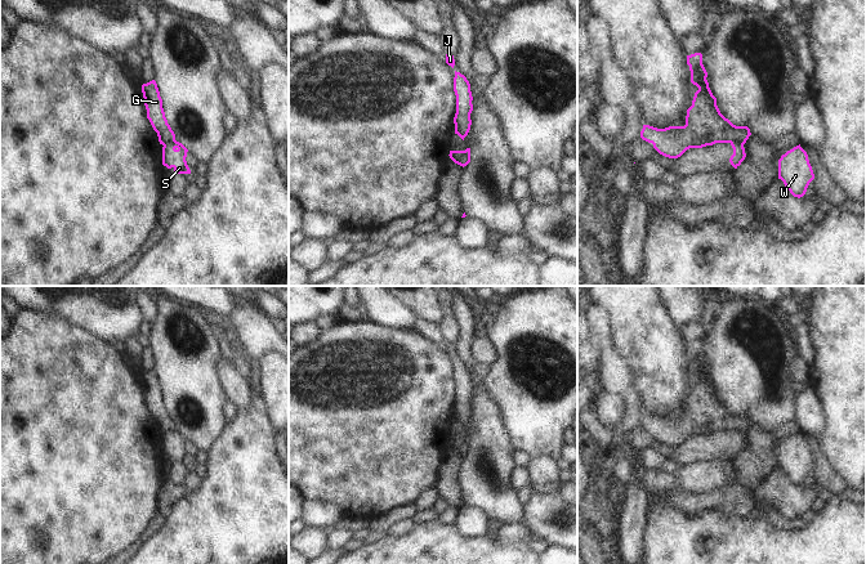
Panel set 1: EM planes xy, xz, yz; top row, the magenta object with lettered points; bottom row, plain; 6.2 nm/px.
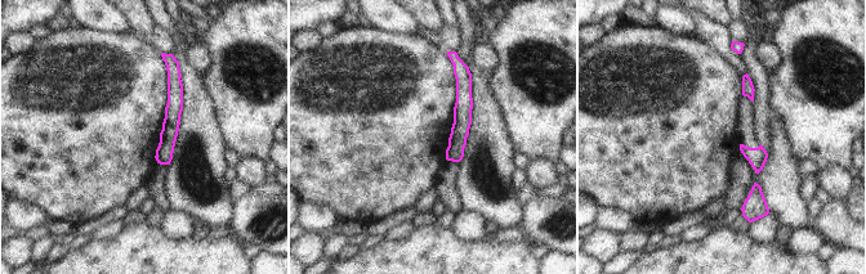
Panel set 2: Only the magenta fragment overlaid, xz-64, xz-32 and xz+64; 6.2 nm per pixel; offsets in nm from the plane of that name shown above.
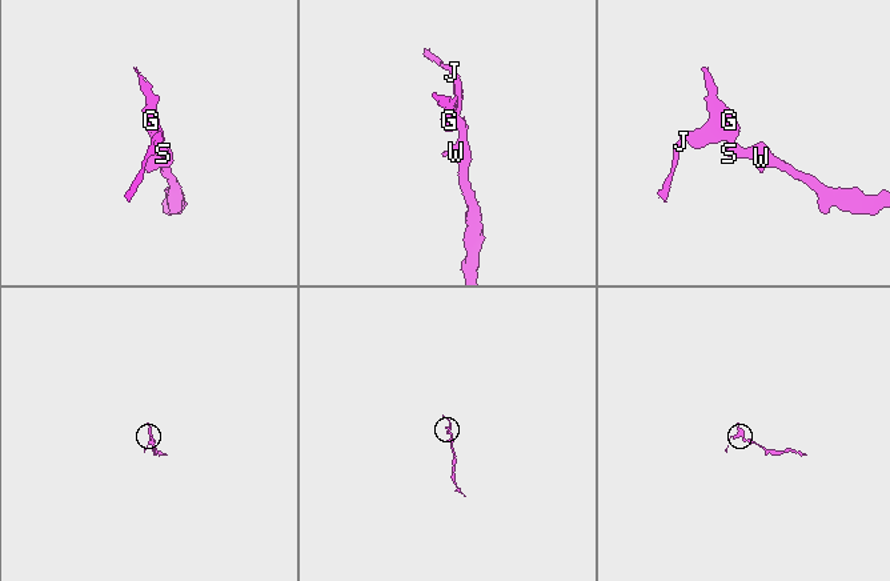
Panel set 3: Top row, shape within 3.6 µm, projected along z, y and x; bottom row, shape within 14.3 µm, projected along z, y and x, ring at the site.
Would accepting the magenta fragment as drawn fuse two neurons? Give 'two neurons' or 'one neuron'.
two neurons

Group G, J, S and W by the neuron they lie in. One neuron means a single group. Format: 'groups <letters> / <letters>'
groups G J / S W

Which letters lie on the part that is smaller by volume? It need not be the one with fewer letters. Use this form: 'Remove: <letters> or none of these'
Remove: G, J

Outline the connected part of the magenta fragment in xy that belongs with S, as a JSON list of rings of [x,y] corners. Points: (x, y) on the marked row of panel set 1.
[[[179,142],[168,143],[162,147],[162,165],[174,169],[175,174],[191,174],[187,165],[188,149]]]

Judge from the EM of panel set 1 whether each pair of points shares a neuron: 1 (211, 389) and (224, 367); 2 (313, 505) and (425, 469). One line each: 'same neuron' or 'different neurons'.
1: different neurons
2: different neurons

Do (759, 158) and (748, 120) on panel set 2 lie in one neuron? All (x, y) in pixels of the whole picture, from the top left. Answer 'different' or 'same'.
same

